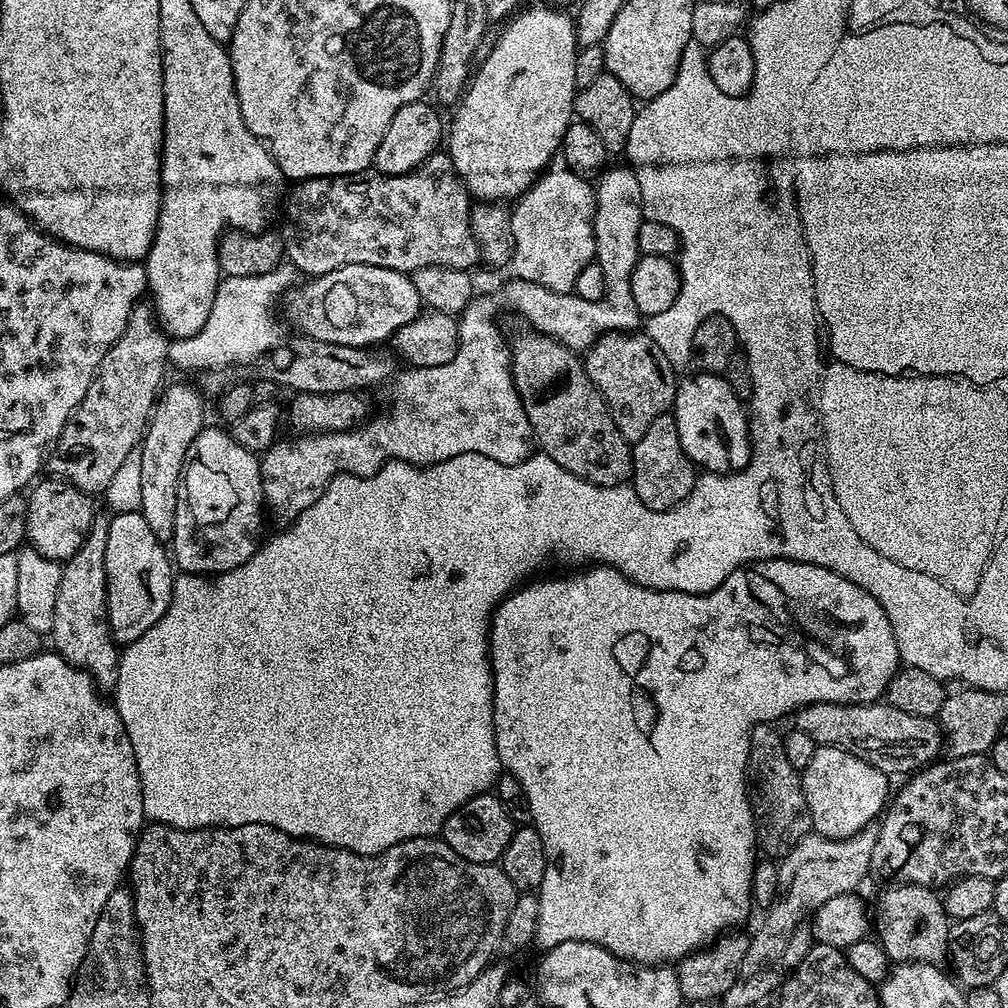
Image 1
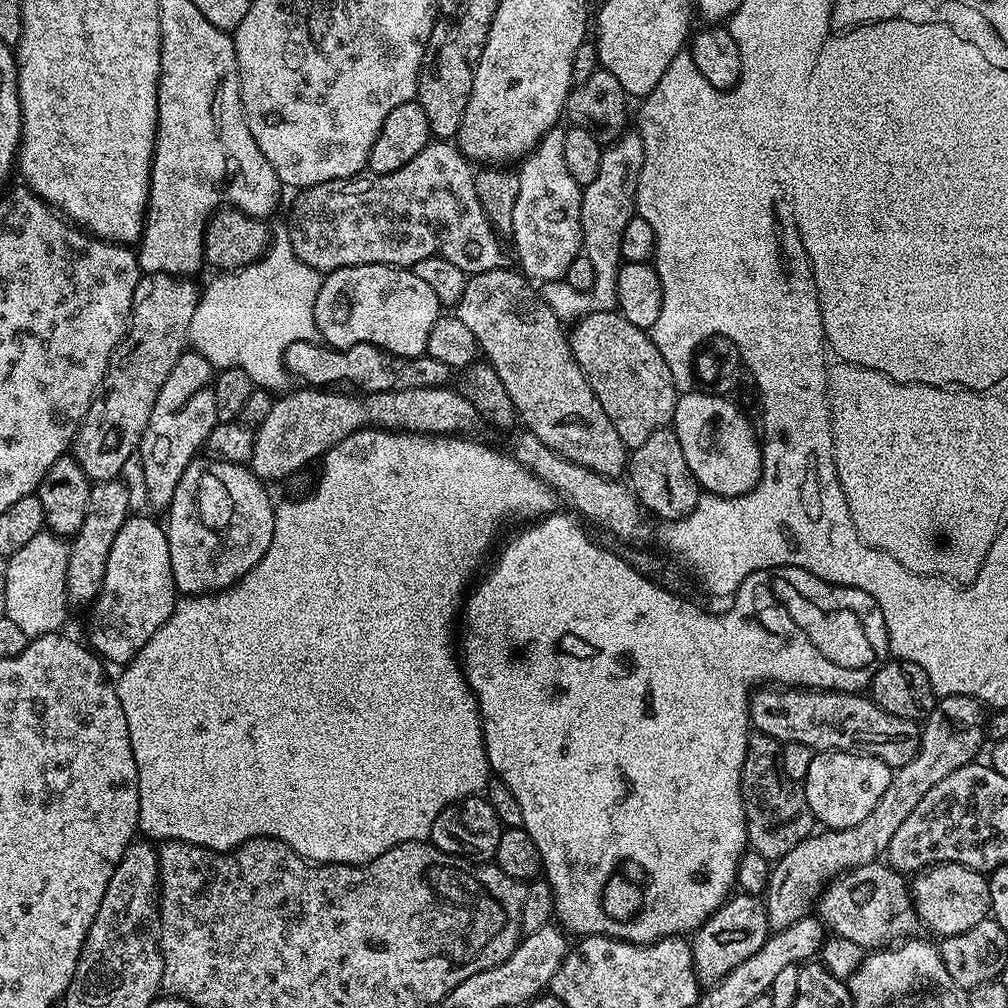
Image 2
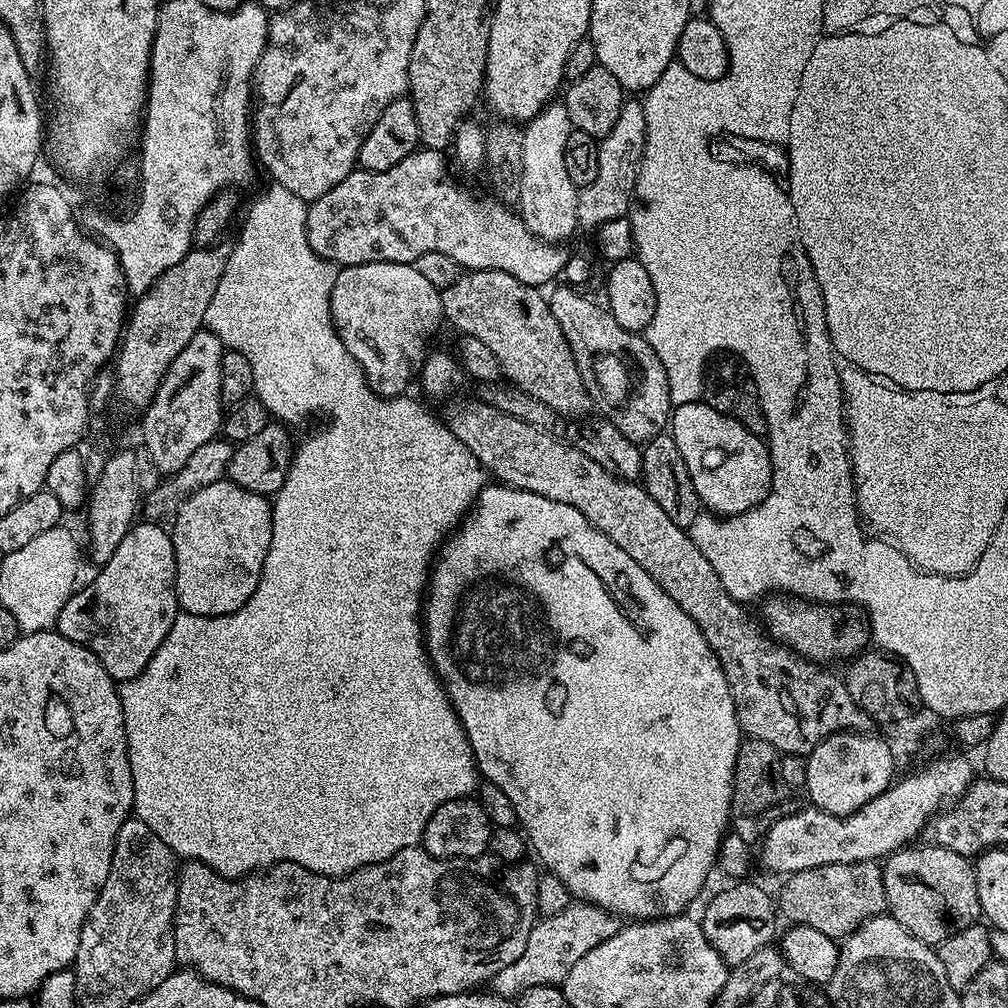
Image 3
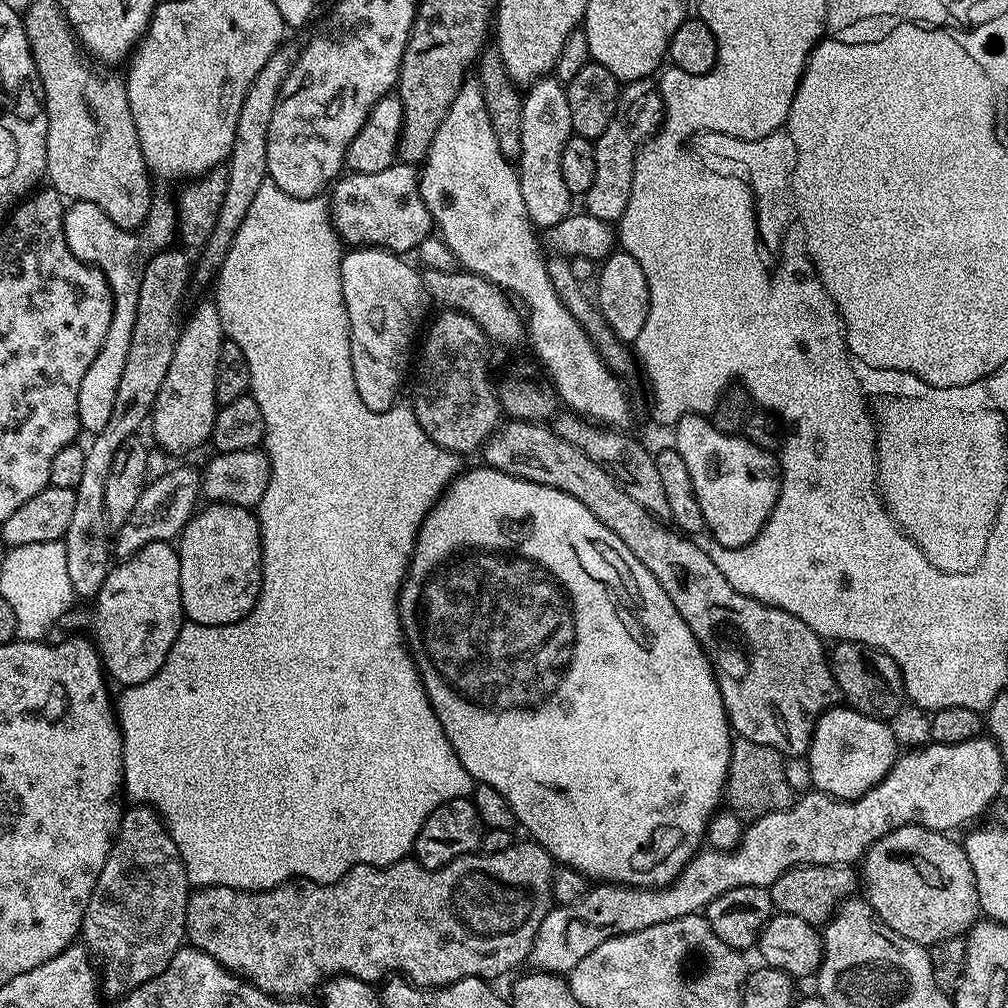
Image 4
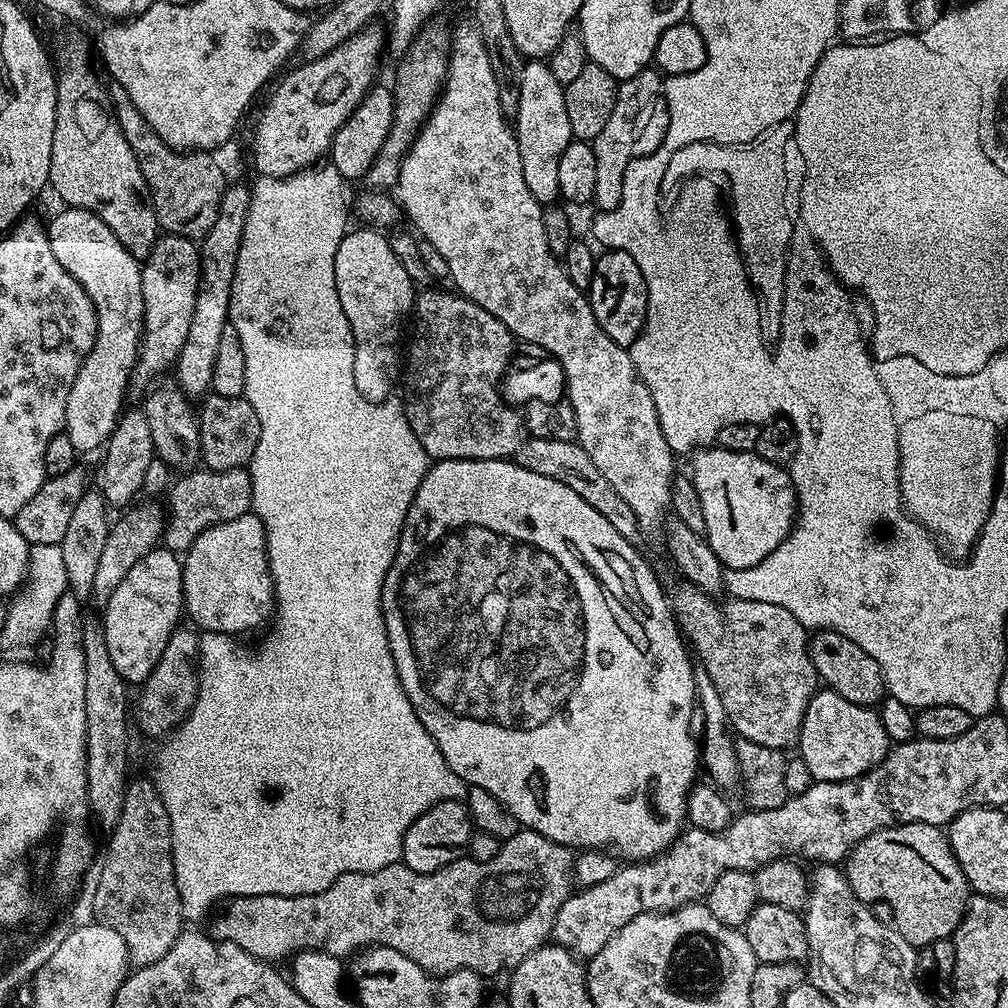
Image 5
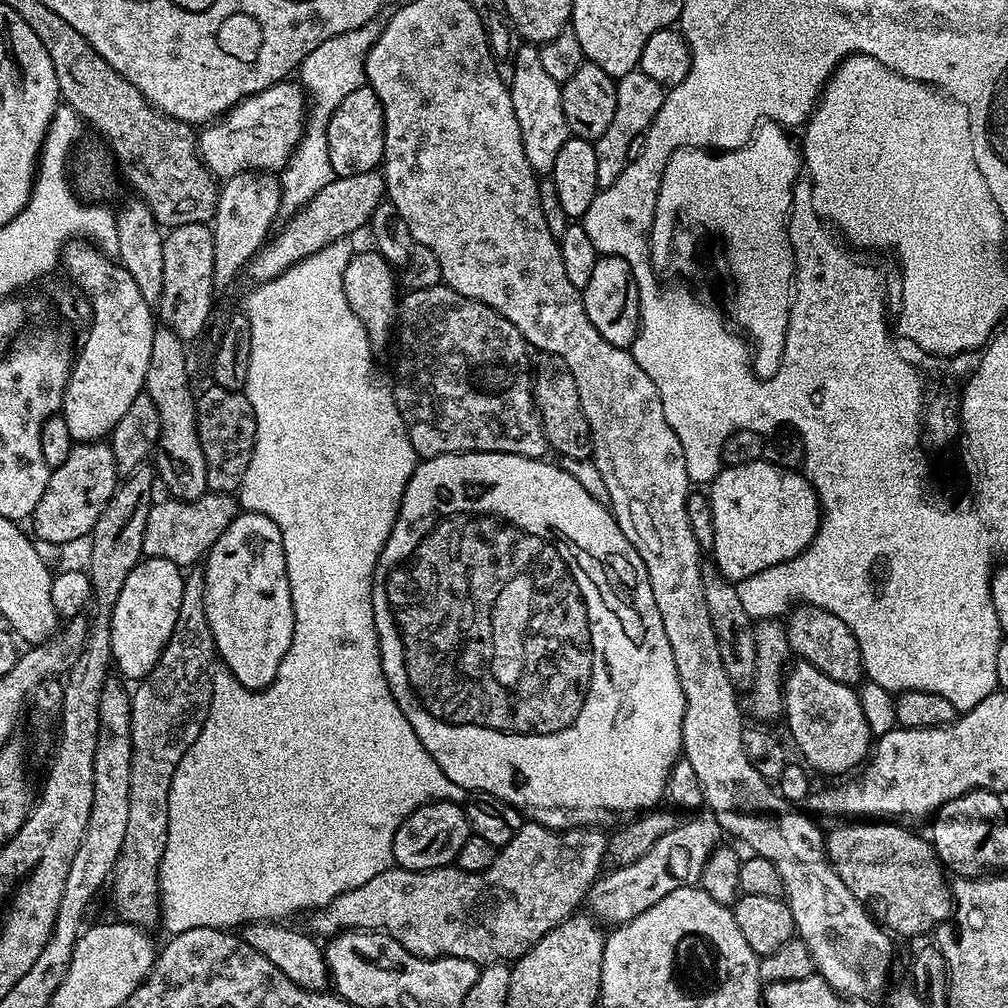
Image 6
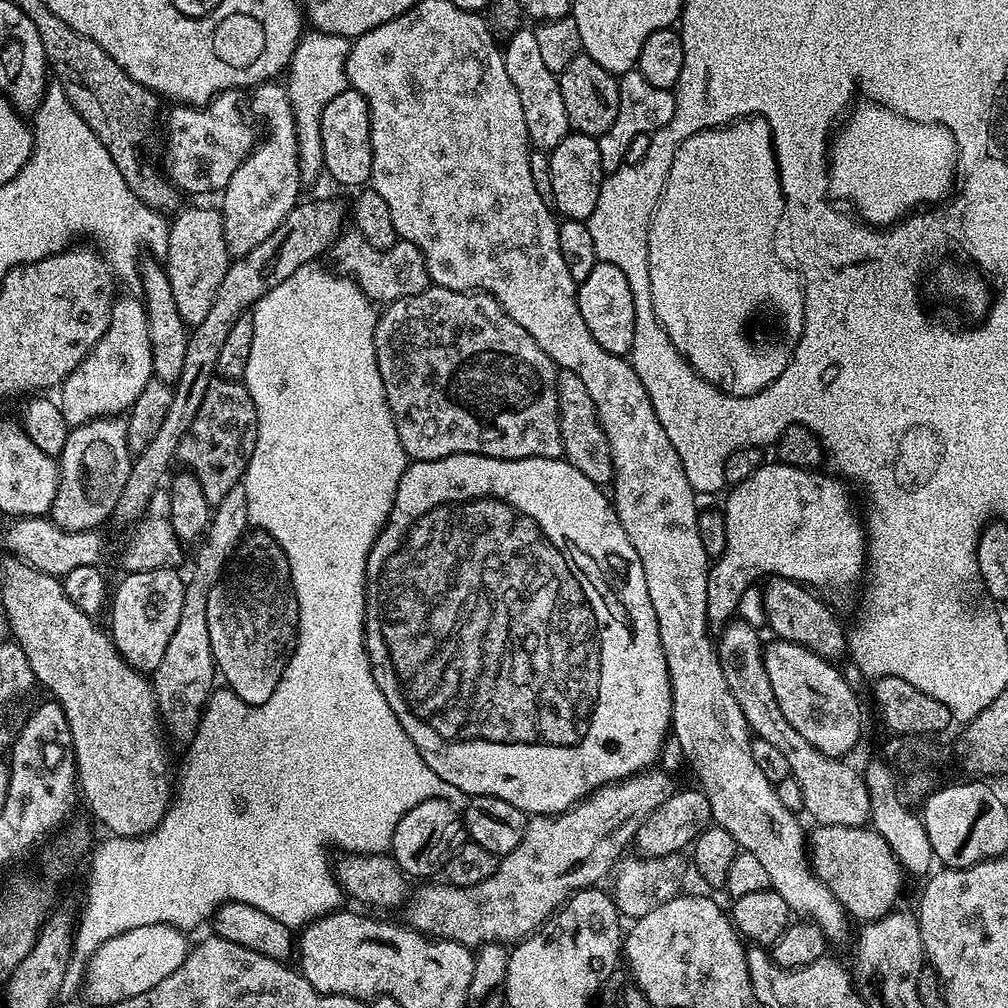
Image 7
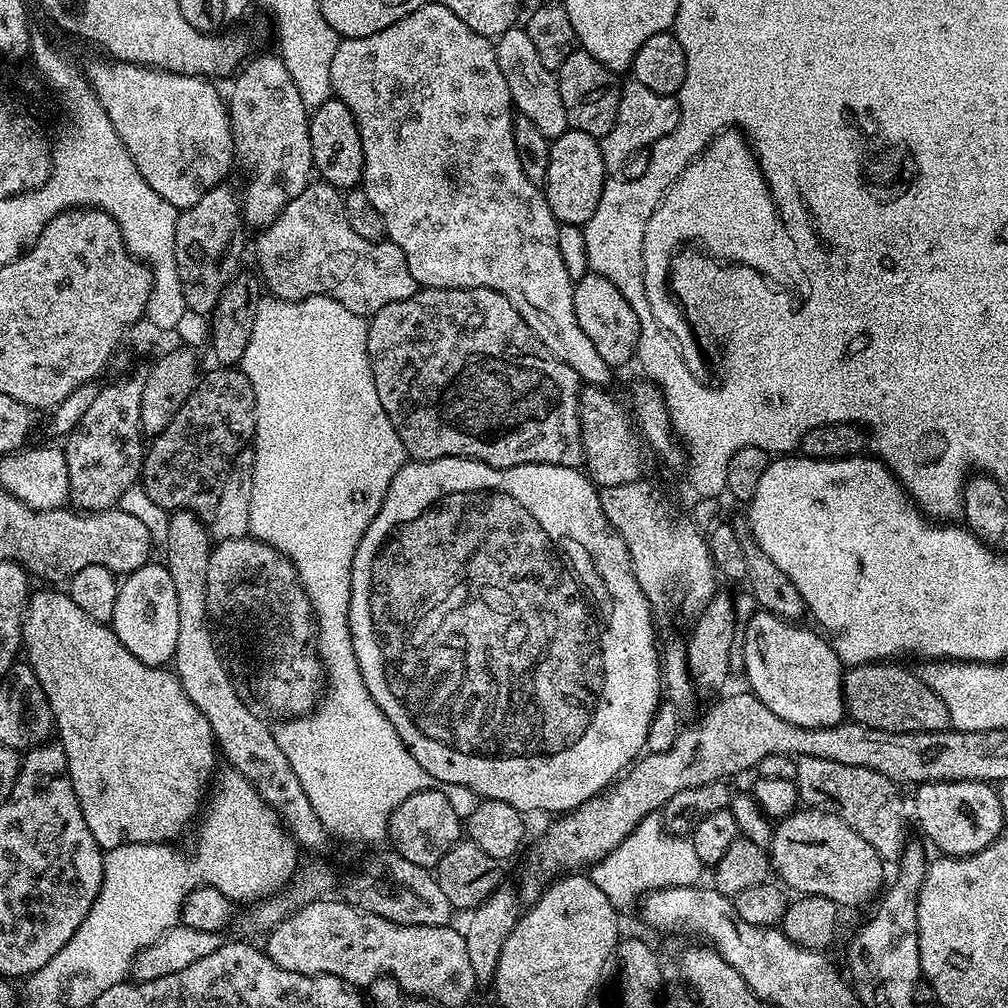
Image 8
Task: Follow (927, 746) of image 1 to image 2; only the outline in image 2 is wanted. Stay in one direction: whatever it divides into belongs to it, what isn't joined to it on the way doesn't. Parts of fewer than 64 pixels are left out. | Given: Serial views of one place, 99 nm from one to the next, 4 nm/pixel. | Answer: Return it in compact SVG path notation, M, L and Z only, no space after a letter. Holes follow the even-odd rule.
M760 686L748 701L748 719L757 732L784 744L802 742L816 752L863 752L886 762L892 769L906 766L918 754L921 725L886 714L867 695L855 692L809 690L803 686Z

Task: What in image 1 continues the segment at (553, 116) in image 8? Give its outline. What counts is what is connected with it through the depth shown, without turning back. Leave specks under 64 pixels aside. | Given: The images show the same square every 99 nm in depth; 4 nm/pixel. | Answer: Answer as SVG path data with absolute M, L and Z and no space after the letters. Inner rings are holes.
M563 158L553 160L511 209L516 243L511 271L516 271L513 273L525 285L571 293L578 282L578 274L596 258L595 209L593 185L585 177L574 174Z

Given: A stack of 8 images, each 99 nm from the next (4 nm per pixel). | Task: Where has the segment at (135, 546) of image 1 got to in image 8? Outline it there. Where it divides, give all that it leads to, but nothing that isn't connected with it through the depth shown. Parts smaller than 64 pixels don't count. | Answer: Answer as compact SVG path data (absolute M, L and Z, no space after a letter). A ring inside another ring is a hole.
M146 563L119 581L118 602L110 617L110 627L138 662L163 668L173 663L178 646L178 594L167 567L156 563Z

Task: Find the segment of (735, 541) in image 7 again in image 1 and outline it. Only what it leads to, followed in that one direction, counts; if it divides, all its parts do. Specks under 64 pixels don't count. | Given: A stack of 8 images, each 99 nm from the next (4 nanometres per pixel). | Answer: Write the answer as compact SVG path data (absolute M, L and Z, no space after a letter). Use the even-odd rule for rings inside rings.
M700 372L693 380L681 379L676 386L674 415L682 450L697 469L727 474L741 472L750 462L750 416L723 375Z

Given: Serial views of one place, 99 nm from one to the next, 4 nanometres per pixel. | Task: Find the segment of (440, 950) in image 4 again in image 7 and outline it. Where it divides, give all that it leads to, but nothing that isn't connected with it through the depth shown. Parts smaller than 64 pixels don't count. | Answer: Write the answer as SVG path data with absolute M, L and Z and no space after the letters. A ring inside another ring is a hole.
M652 766L626 780L603 784L564 812L532 816L522 842L518 842L510 854L499 857L494 874L490 874L486 882L478 882L478 886L469 888L459 888L447 882L421 883L424 885L409 895L402 908L407 927L415 928L426 936L465 944L473 950L482 944L512 946L523 941L524 937L531 936L537 928L541 928L570 897L579 894L583 888L599 885L600 879L617 867L618 861L627 853L624 851L635 841L638 826L642 826L642 822L646 822L646 818L650 818L650 814L662 806L662 802L666 802L666 798L678 791L678 784L672 780L675 779L669 773Z

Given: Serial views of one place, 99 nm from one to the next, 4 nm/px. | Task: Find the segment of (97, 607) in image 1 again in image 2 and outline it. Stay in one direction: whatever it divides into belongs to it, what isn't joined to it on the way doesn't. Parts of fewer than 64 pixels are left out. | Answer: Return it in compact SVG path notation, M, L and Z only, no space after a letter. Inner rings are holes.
M123 479L93 483L90 502L86 506L86 518L82 518L82 526L75 536L71 537L69 560L66 562L67 599L73 605L74 603L91 605L100 593L102 578L106 574L106 558L110 558L110 546L114 546L114 537L128 521L132 507L130 494L126 490Z

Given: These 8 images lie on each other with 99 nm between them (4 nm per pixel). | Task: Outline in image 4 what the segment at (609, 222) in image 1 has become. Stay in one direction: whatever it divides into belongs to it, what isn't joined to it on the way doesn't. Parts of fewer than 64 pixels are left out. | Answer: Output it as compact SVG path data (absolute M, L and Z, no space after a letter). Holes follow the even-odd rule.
M651 79L629 80L621 87L618 106L614 110L614 118L610 118L610 126L594 141L594 182L590 190L582 197L583 211L594 218L602 218L609 222L619 222L626 210L626 202L630 202L630 194L634 186L634 162L638 149L645 143L646 135L638 128L636 116L630 112L642 111L648 96L655 93L655 85Z

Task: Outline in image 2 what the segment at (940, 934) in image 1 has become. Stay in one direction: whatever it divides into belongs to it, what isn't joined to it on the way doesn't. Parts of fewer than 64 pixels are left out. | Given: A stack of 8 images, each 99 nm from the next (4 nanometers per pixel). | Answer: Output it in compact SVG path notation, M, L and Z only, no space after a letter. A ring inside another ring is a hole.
M884 862L850 868L835 876L825 884L823 892L819 894L814 904L814 912L831 935L850 938L850 942L858 942L858 946L865 950L879 950L885 946L895 945L905 938L915 937L919 933L916 931L921 931L922 928L920 916L912 905L909 881Z

